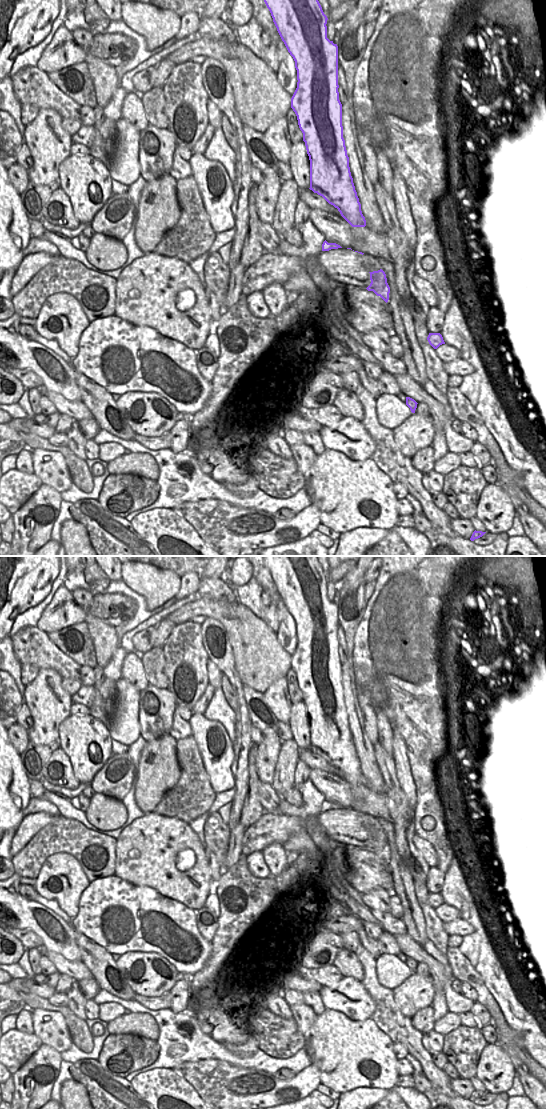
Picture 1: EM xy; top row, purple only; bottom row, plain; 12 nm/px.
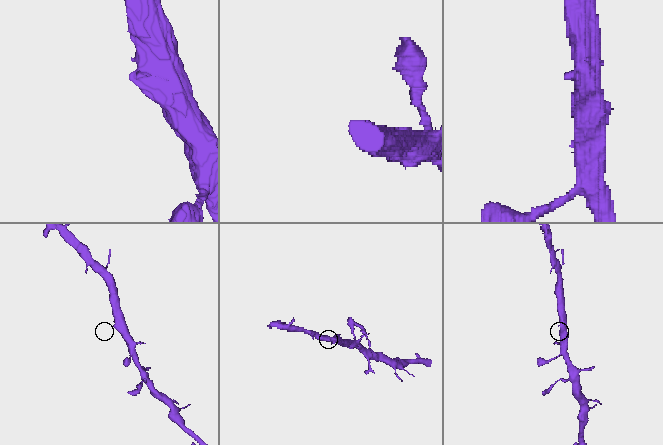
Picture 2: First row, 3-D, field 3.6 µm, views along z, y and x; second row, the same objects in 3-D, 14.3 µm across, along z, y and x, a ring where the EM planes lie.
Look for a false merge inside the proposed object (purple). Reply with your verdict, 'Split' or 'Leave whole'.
Leave whole

